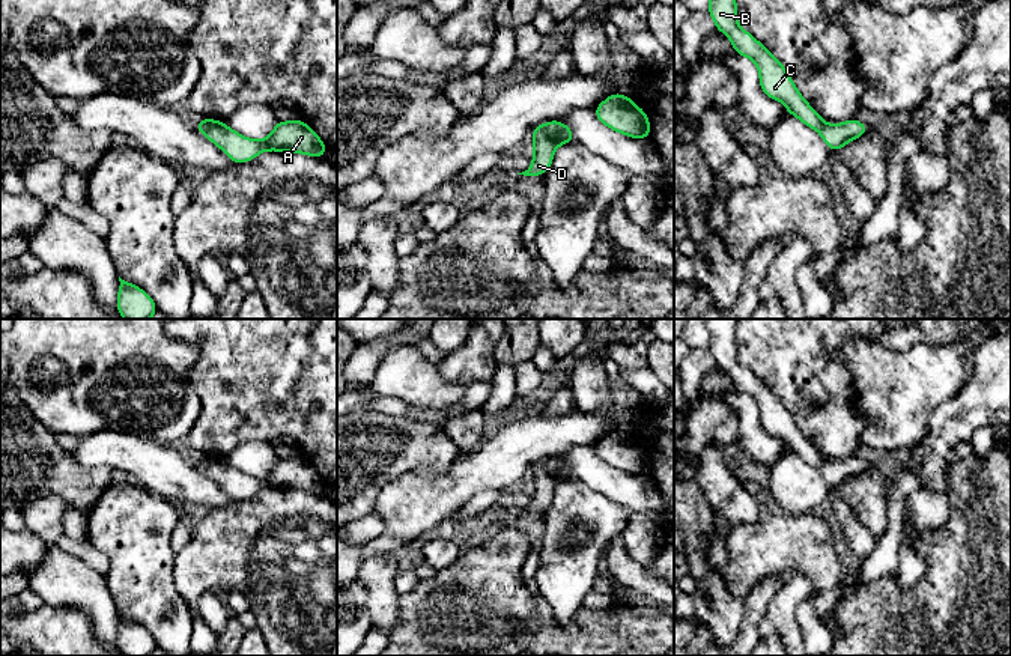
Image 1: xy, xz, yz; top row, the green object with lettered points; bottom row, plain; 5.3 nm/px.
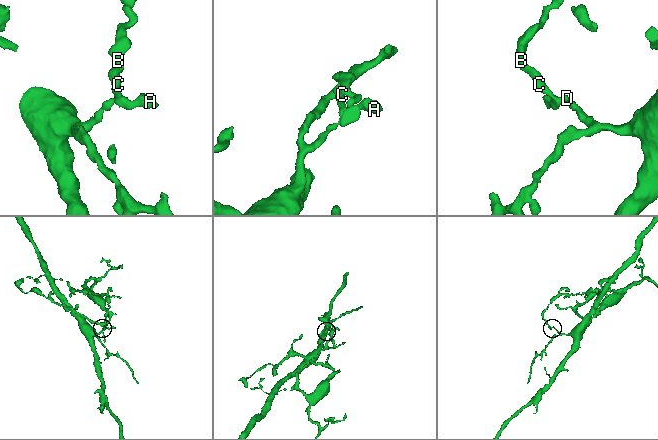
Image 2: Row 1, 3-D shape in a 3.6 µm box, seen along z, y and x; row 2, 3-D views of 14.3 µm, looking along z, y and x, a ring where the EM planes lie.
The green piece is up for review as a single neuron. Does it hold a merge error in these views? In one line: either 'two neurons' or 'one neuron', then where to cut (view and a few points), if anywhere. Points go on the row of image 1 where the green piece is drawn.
two neurons | yz (823, 122), (817, 130)

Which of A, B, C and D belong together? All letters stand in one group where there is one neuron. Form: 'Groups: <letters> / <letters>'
Groups: A D / B C

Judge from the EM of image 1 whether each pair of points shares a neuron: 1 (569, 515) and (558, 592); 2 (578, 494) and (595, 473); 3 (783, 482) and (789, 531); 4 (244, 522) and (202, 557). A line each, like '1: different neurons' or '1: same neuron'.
1: same neuron
2: different neurons
3: different neurons
4: same neuron

